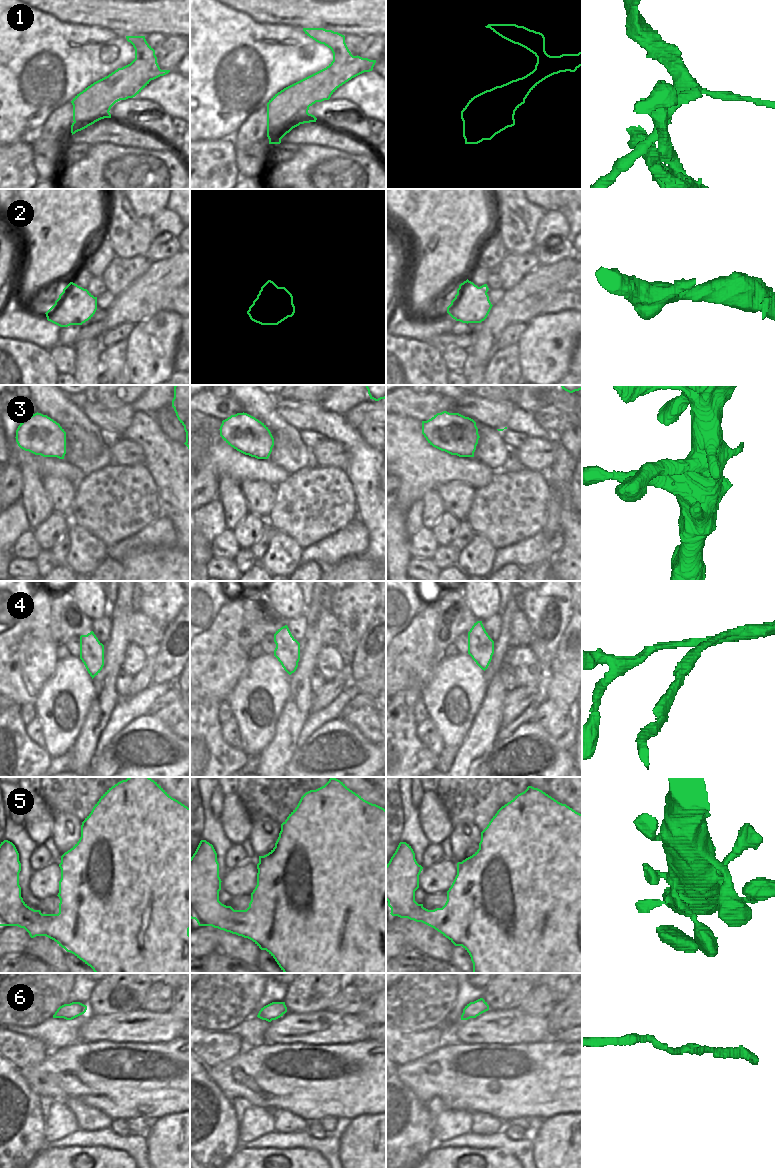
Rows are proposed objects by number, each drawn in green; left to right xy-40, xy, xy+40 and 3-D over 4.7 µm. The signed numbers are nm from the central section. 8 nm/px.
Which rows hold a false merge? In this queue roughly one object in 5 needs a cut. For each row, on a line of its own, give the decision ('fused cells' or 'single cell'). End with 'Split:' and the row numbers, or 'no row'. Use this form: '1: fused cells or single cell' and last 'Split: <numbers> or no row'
1: fused cells
2: single cell
3: single cell
4: fused cells
5: single cell
6: single cell
Split: 1, 4

